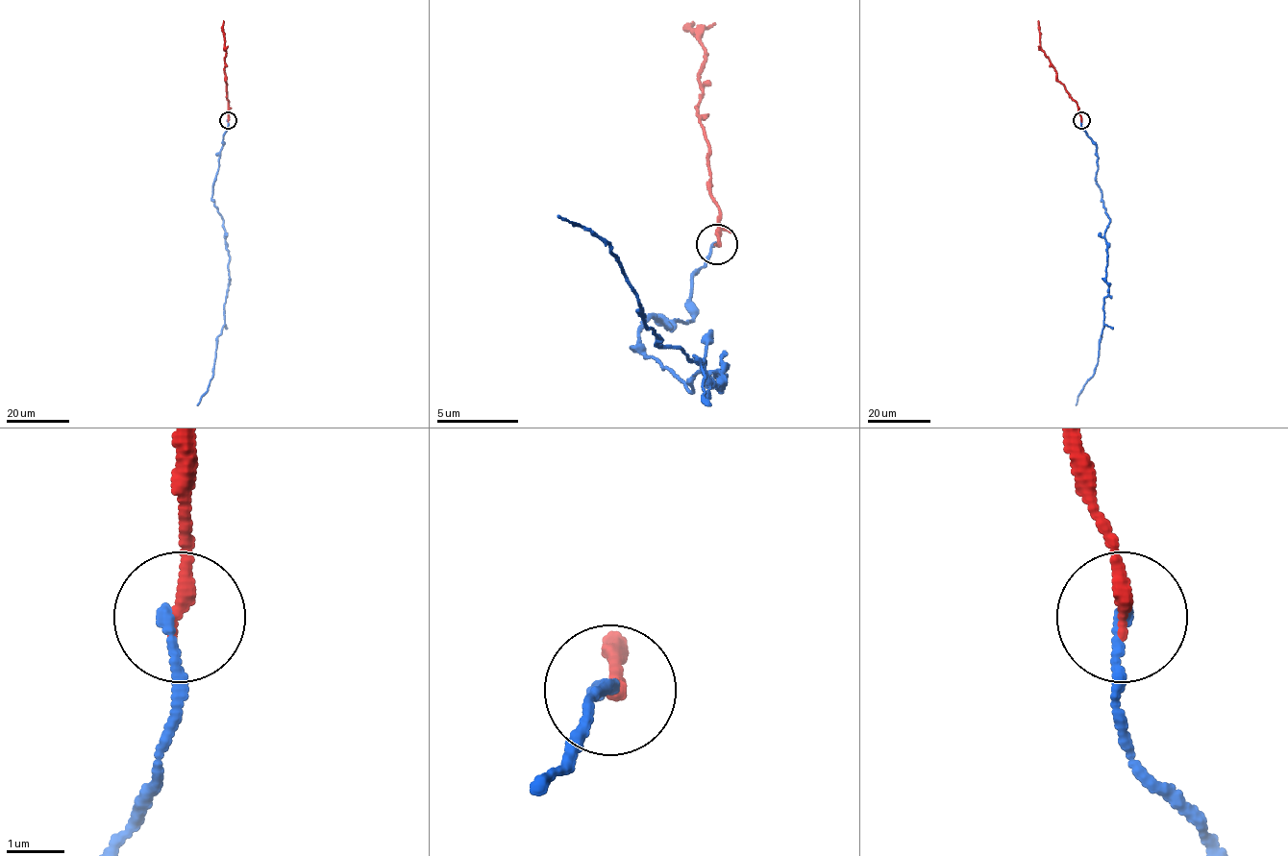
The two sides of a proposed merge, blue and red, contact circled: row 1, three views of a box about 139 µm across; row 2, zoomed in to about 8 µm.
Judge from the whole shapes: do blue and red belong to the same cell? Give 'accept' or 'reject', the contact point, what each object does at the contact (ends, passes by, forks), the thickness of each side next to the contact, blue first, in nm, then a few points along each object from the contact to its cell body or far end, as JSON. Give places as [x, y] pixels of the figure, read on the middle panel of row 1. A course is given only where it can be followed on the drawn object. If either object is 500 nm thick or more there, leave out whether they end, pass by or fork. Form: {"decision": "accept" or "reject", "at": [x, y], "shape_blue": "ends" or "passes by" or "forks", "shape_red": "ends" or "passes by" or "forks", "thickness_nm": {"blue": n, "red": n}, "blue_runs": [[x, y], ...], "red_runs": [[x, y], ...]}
{"decision": "accept", "at": [717, 244], "shape_blue": "ends", "shape_red": "ends", "thickness_nm": {"blue": 200, "red": 240}, "blue_runs": [[713, 243], [689, 321], [653, 316], [632, 349], [689, 390], [698, 365], [726, 378], [559, 215]], "red_runs": [[718, 243], [718, 223], [709, 194], [709, 162], [698, 110], [698, 68], [705, 57], [693, 24]]}

